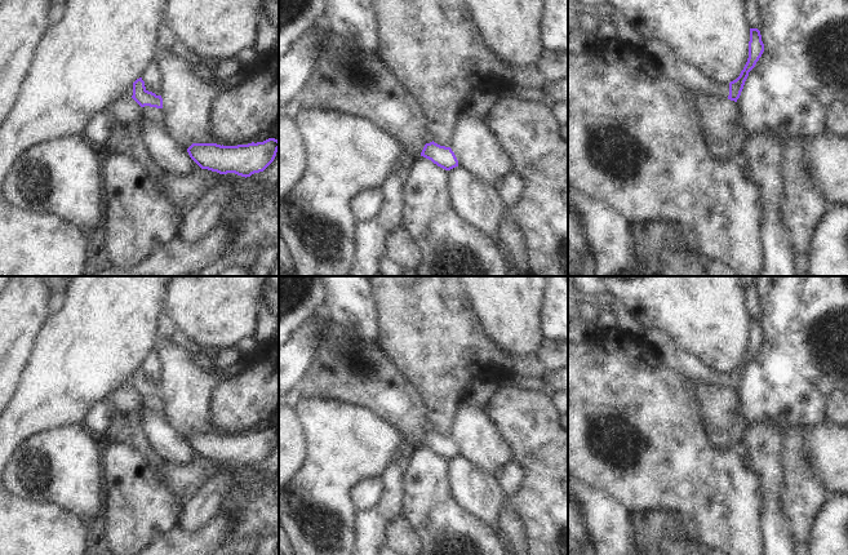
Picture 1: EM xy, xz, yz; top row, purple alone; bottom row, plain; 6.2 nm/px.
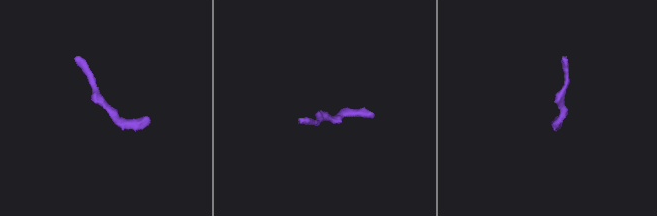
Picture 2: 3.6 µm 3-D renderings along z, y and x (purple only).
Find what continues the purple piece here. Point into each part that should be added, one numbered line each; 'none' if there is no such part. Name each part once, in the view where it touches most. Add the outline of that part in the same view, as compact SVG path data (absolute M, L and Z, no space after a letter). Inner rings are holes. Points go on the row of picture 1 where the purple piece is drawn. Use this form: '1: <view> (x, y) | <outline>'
none

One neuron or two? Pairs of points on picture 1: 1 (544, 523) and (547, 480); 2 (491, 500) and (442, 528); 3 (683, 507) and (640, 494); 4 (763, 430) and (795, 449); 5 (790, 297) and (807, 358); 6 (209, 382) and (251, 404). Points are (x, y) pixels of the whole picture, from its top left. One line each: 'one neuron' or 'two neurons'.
1: one neuron
2: two neurons
3: one neuron
4: two neurons
5: one neuron
6: two neurons

